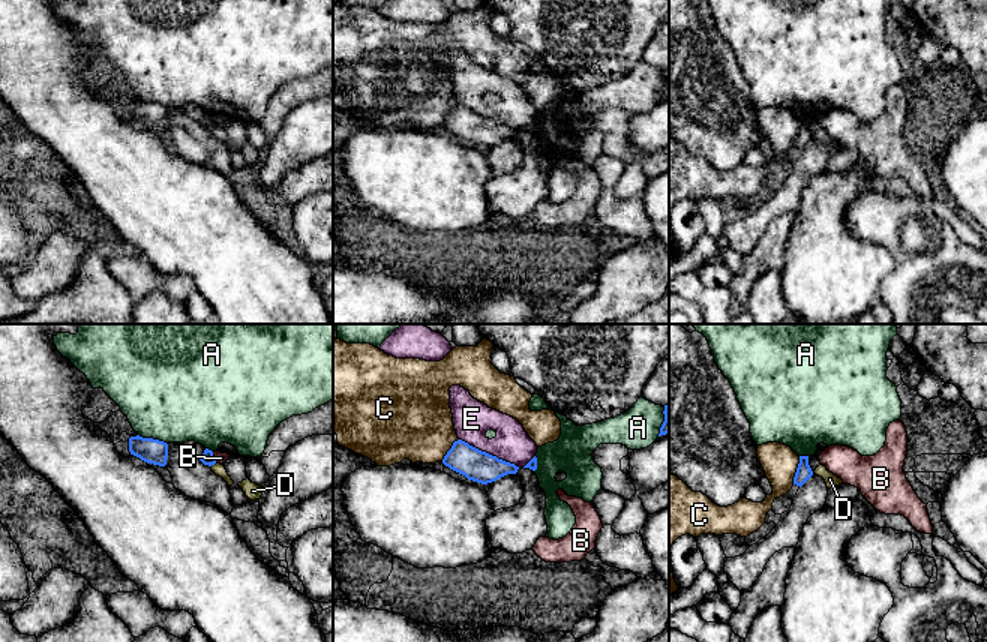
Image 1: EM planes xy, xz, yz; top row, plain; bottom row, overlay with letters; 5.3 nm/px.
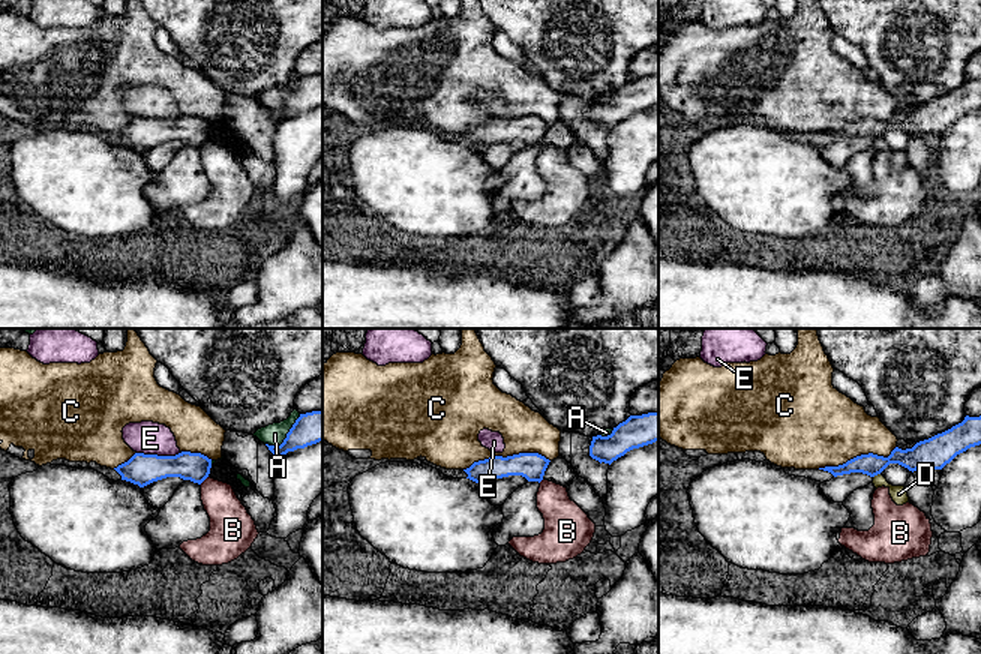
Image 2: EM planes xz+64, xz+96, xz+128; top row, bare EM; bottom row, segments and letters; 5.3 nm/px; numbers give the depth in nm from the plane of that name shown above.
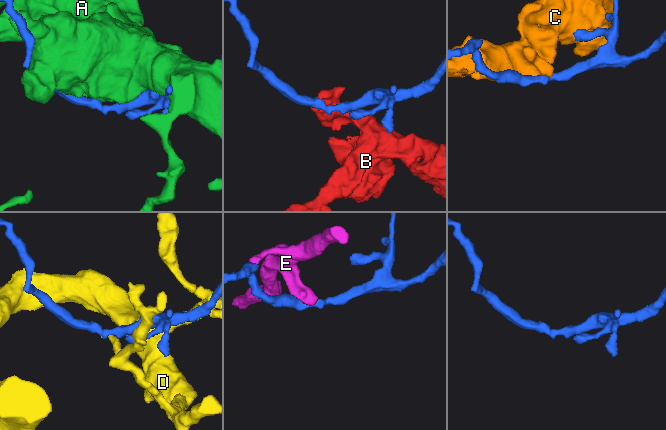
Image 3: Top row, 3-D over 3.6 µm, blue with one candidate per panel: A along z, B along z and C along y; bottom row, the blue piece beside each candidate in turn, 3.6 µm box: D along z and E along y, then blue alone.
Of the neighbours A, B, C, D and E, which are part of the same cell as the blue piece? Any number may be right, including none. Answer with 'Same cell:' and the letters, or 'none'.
Same cell: none

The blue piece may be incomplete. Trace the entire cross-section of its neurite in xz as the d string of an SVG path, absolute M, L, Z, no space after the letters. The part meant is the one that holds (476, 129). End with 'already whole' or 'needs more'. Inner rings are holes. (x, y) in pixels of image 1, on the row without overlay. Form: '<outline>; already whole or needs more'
M458 104L442 123L450 134L468 144L488 148L507 138L516 138L519 130L482 116L468 106Z; already whole

